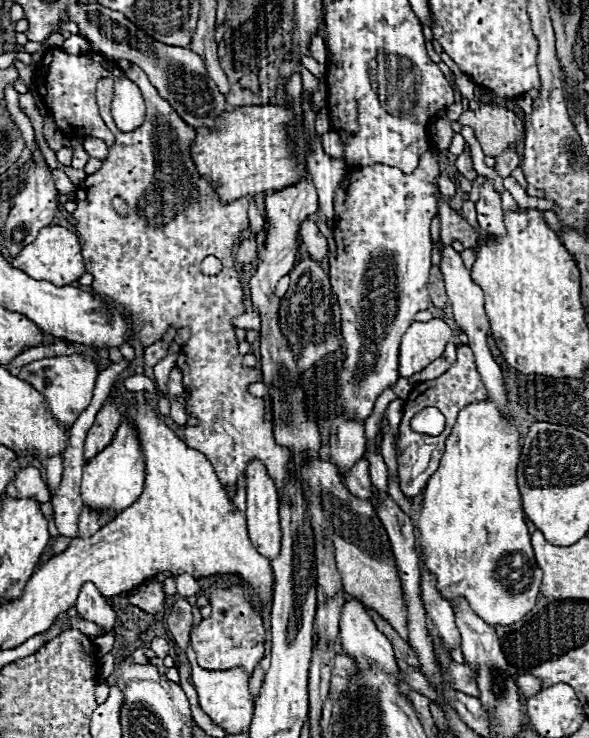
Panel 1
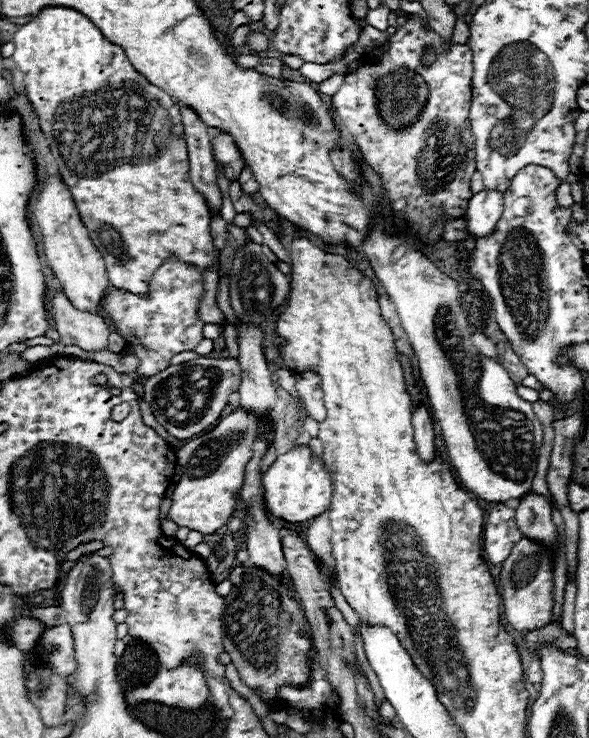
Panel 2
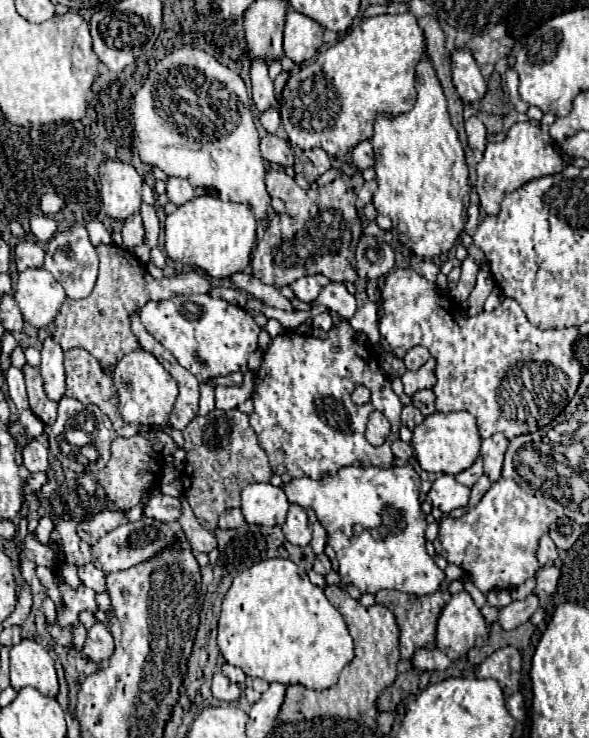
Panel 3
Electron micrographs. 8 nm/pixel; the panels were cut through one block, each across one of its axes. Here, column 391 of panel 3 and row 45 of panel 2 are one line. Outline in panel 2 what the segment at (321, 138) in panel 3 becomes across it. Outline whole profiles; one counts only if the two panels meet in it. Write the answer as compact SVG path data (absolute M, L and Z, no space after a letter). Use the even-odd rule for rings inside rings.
M46 6L42 8L28 24L22 24L20 30L14 34L12 38L14 42L14 54L12 60L16 64L16 68L22 72L24 76L24 88L26 88L26 96L32 102L34 110L38 112L40 118L40 128L46 134L48 146L52 150L54 162L58 166L58 172L62 176L62 180L66 182L68 190L72 192L74 204L82 216L82 222L90 234L92 244L98 248L98 252L104 256L106 262L106 270L108 270L108 280L112 282L114 288L120 290L128 290L132 294L144 294L146 288L150 286L150 280L154 276L154 272L172 256L176 256L176 260L180 260L182 264L190 264L202 270L212 268L218 262L218 252L214 248L214 238L212 238L212 228L210 228L210 212L208 206L204 202L204 196L200 192L196 192L196 188L190 182L190 174L188 174L188 152L186 152L186 142L184 142L184 126L182 126L182 114L180 114L180 106L172 100L172 96L168 92L164 92L158 86L152 86L138 70L134 70L134 66L130 64L130 60L126 58L124 50L116 44L110 44L102 32L78 10L74 8L64 8L64 6Z

